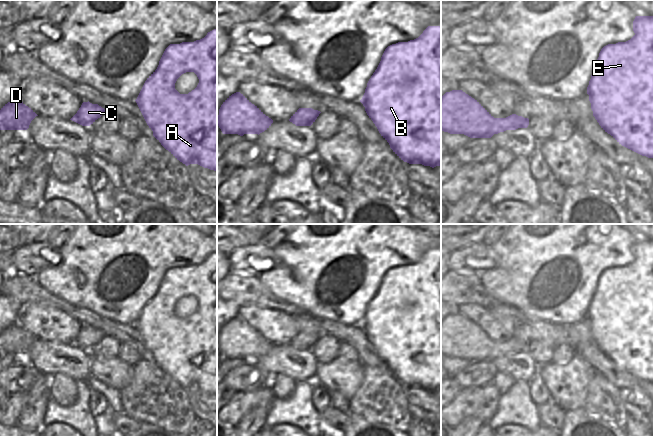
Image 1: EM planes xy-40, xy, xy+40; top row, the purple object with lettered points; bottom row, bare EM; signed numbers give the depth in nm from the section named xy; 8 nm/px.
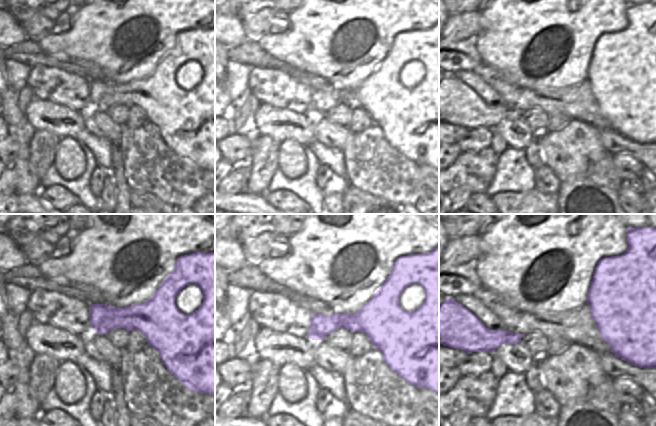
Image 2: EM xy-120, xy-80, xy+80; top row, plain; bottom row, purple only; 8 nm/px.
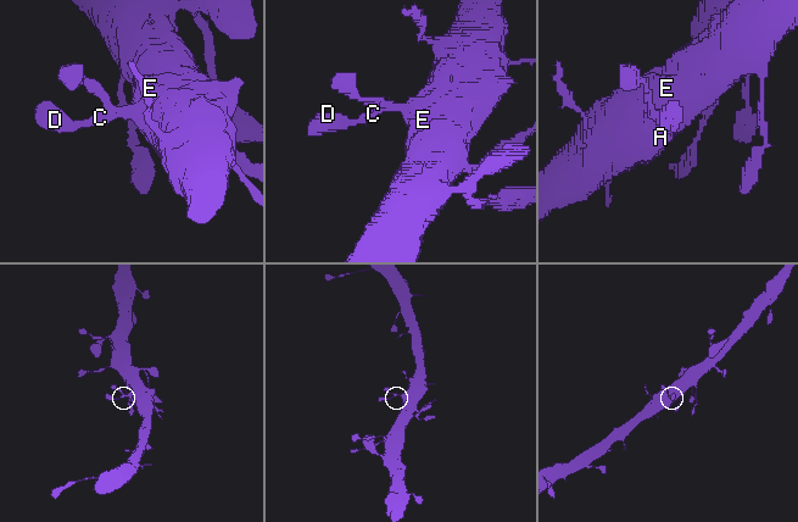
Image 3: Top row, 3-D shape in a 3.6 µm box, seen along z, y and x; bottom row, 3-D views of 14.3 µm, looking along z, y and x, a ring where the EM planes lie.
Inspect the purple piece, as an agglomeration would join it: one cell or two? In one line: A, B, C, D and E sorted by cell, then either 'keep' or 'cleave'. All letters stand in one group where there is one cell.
A B C D E | keep

